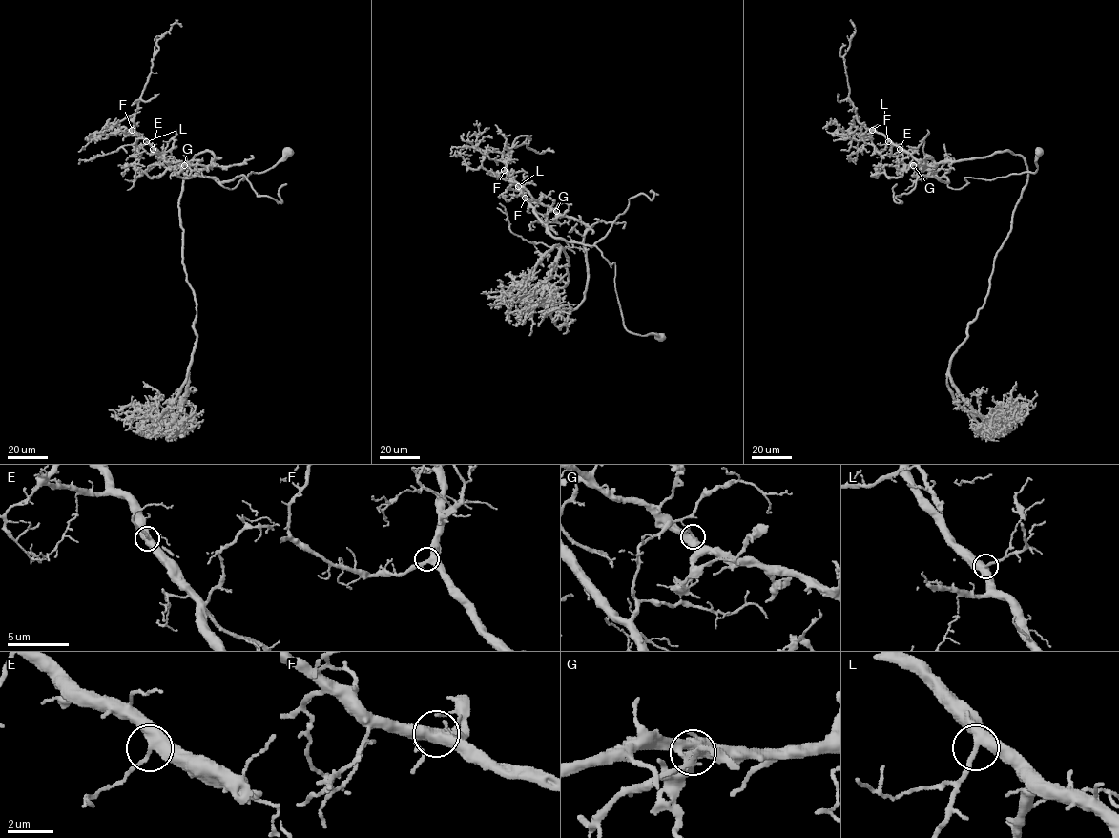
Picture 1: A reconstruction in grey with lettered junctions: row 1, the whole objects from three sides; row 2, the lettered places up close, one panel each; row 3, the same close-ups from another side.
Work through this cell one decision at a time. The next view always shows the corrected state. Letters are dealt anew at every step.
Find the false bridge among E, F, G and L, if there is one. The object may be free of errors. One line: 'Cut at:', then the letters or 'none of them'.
Cut at: G

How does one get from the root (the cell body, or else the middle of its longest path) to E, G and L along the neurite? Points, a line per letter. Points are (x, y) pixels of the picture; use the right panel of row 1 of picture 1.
E: (1037, 152), (1035, 173), (992, 179), (965, 178), (965, 185), (953, 189), (943, 176), (938, 178), (900, 149)
G: (1037, 152), (1035, 173), (965, 178), (959, 189), (923, 164), (913, 165)
L: (1037, 152), (1035, 173), (992, 179), (965, 178), (965, 185), (953, 189), (943, 176), (938, 178), (888, 141)

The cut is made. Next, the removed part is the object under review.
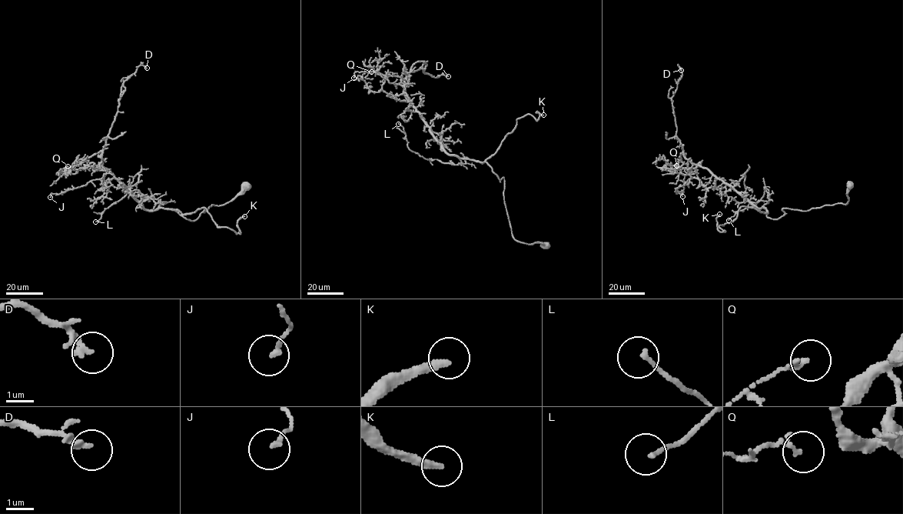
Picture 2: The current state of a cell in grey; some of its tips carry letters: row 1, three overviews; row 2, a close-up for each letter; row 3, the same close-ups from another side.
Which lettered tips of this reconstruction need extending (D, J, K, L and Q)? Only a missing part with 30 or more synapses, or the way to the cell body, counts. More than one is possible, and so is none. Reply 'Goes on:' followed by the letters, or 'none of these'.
Goes on: K

